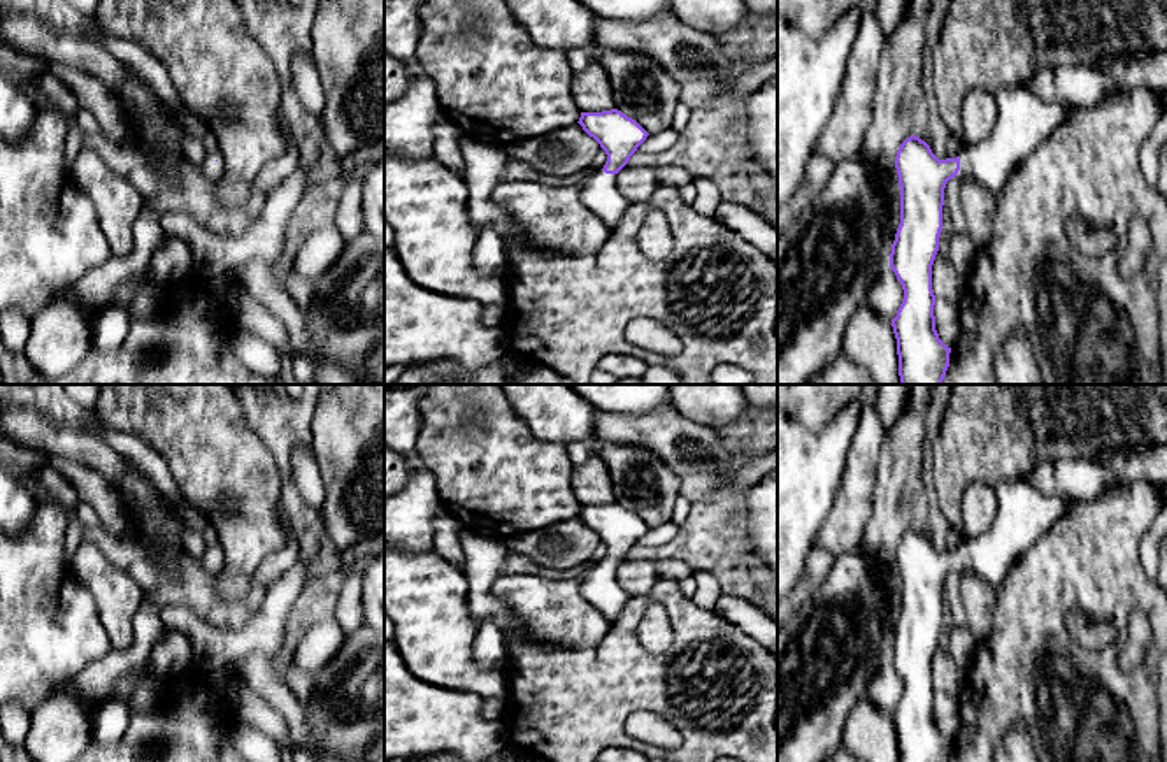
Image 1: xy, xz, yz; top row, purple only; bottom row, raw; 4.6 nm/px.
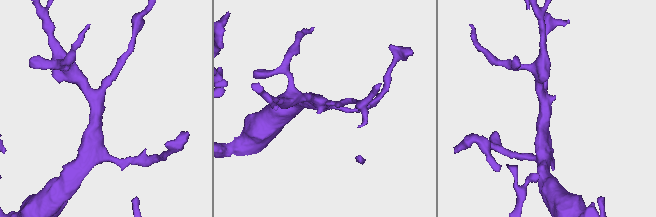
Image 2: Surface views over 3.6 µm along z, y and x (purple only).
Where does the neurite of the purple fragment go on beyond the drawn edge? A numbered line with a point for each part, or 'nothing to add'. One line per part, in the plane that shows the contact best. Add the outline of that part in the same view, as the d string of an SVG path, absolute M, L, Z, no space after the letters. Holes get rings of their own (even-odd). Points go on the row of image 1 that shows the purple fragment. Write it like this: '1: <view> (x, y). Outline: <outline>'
1: yz (1025, 122). Outline: M1011 86L995 93L999 118L988 139L965 146L958 177L970 177L997 193L1013 169L1039 147L1079 105L1046 102L1028 88Z

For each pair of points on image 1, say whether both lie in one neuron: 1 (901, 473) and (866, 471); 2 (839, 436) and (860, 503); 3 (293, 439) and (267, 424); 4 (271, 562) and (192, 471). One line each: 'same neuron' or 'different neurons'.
1: different neurons
2: different neurons
3: same neuron
4: different neurons

